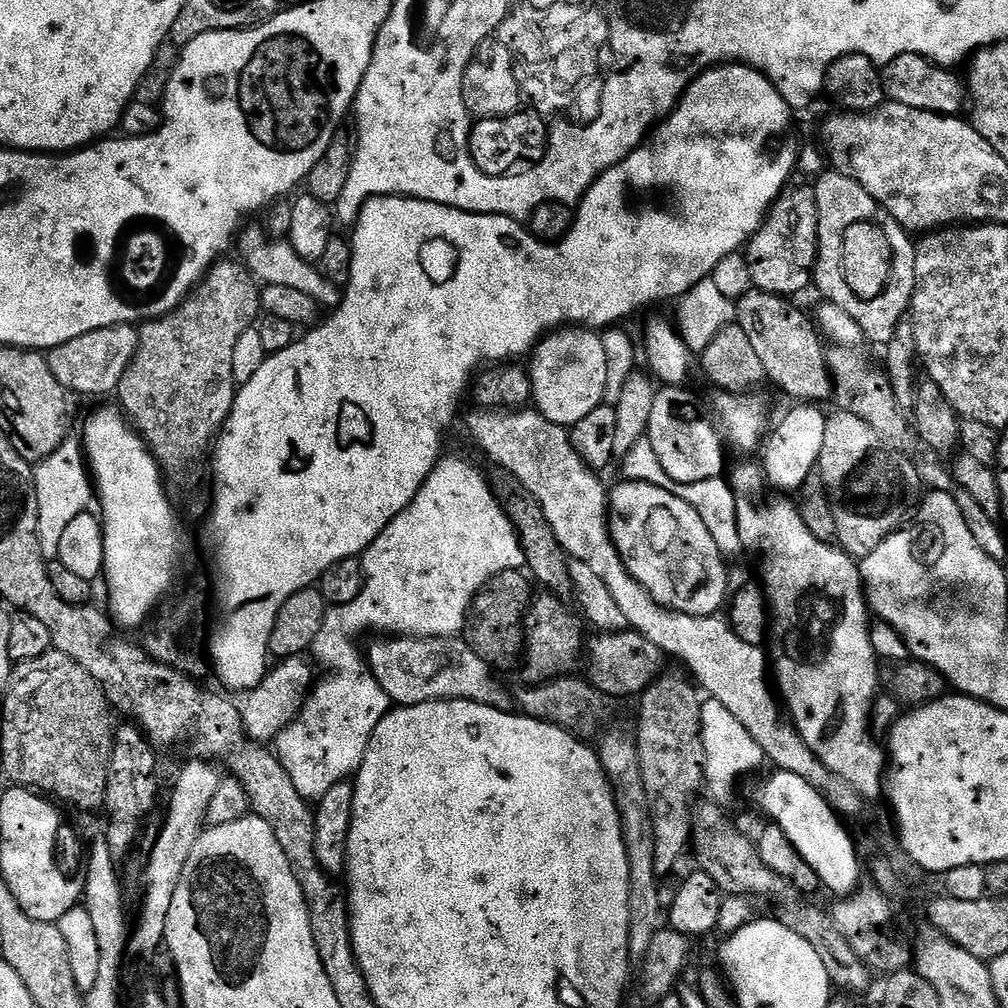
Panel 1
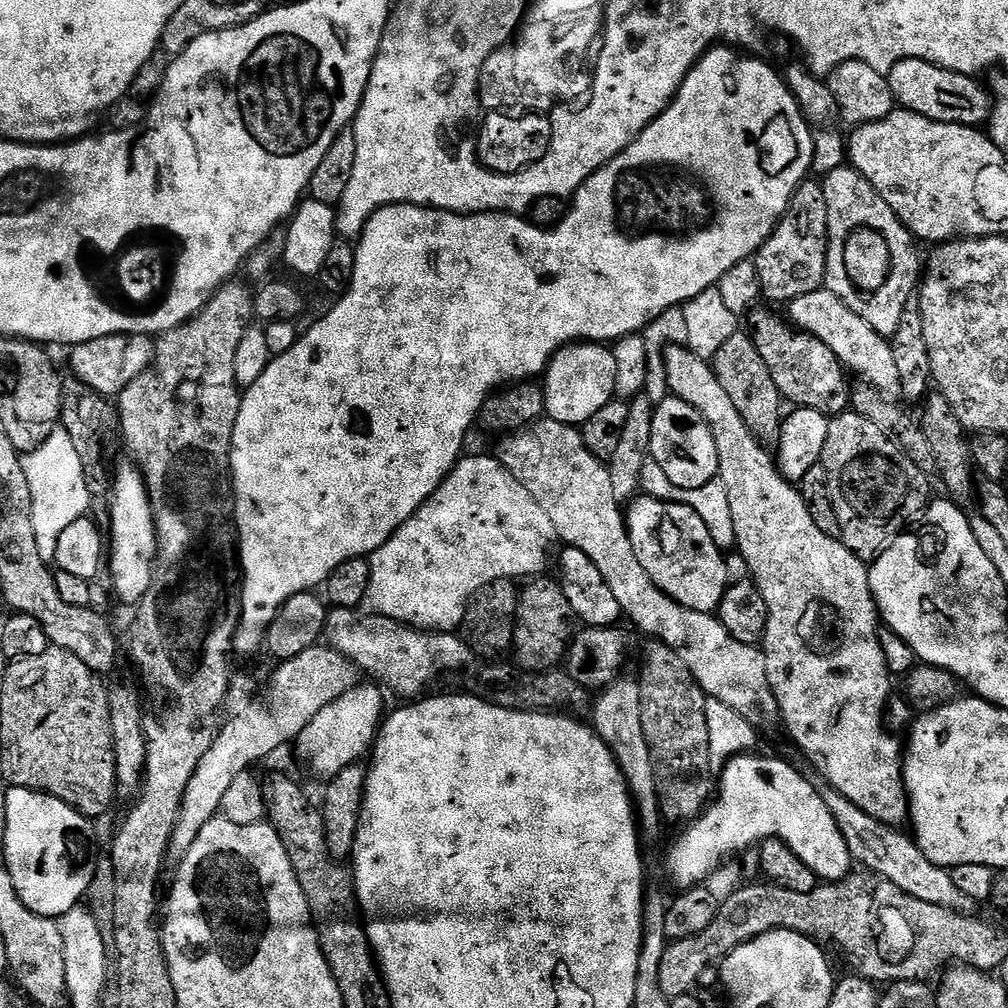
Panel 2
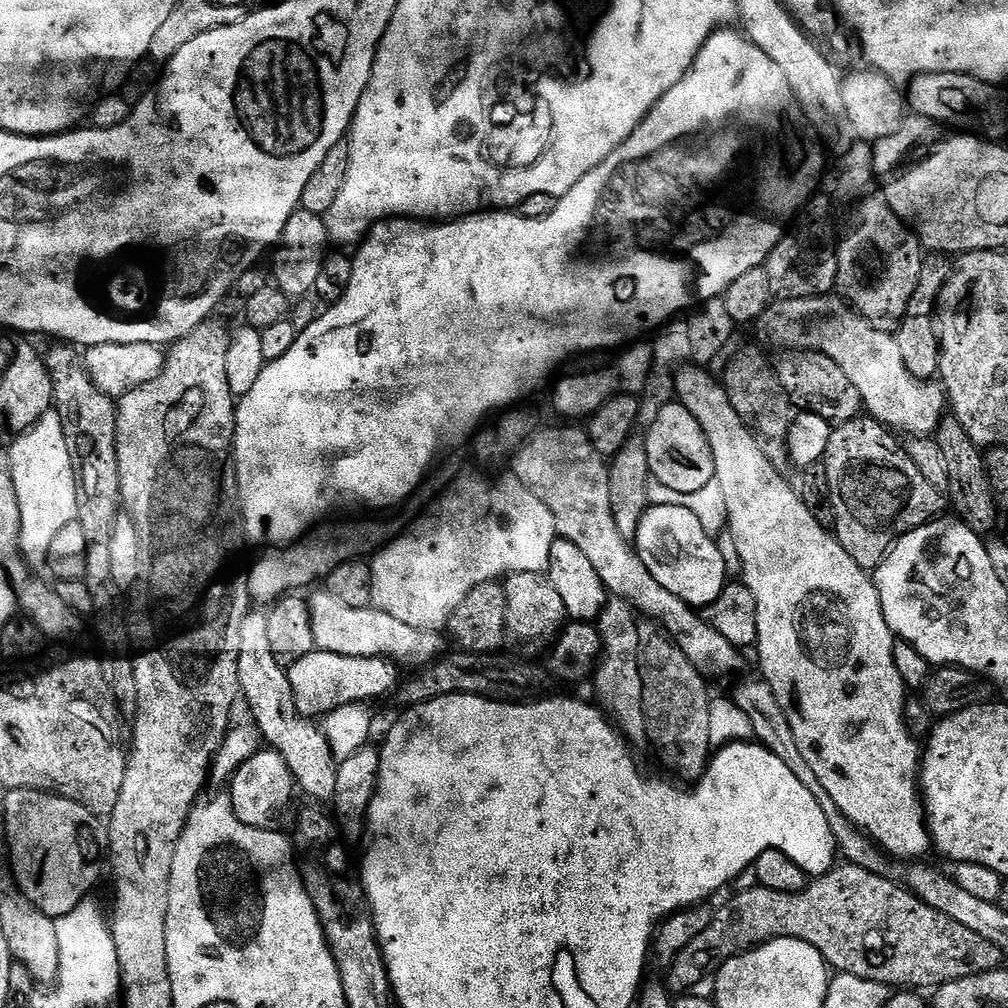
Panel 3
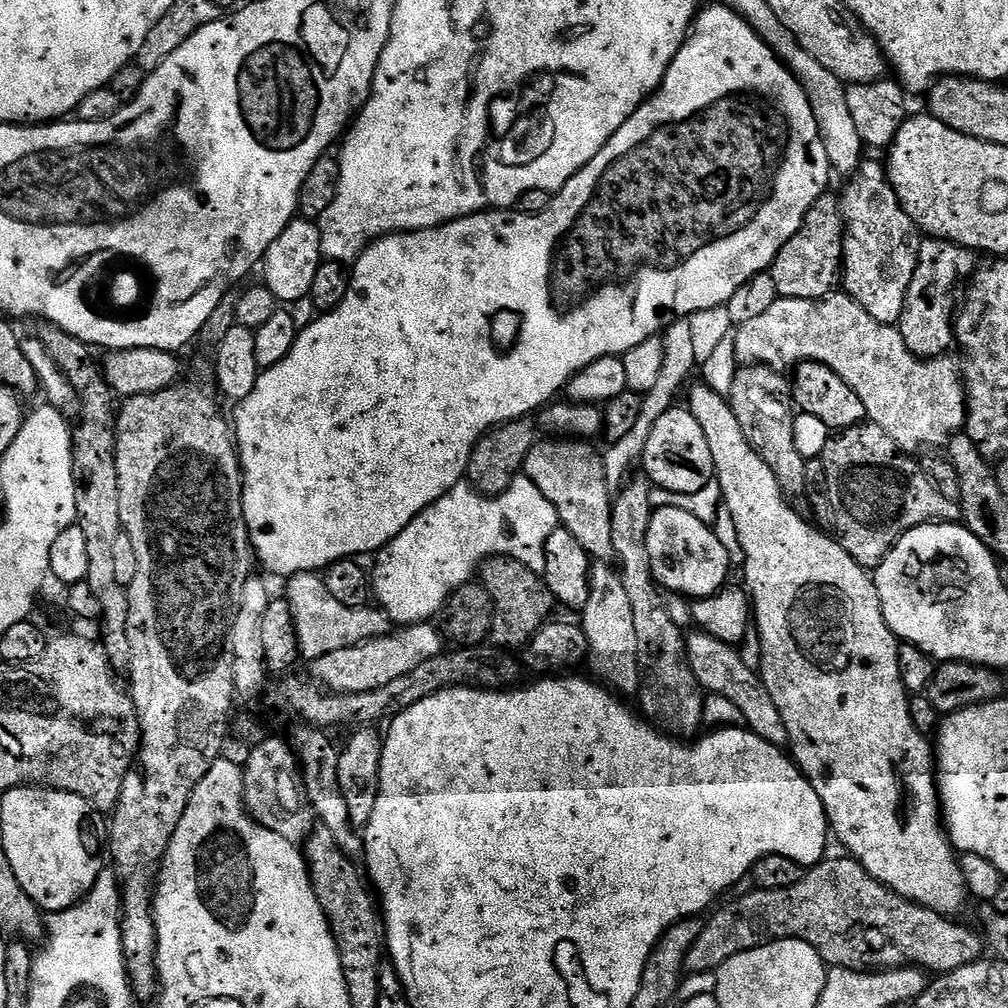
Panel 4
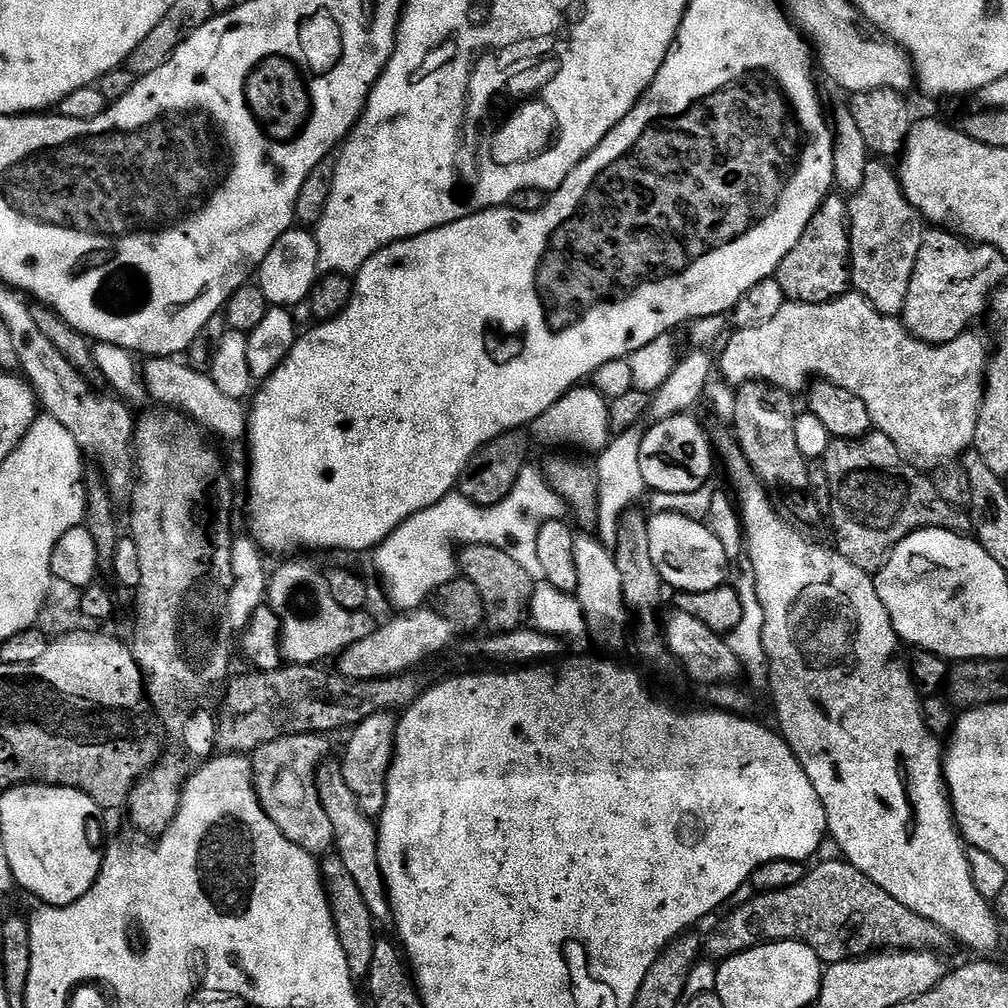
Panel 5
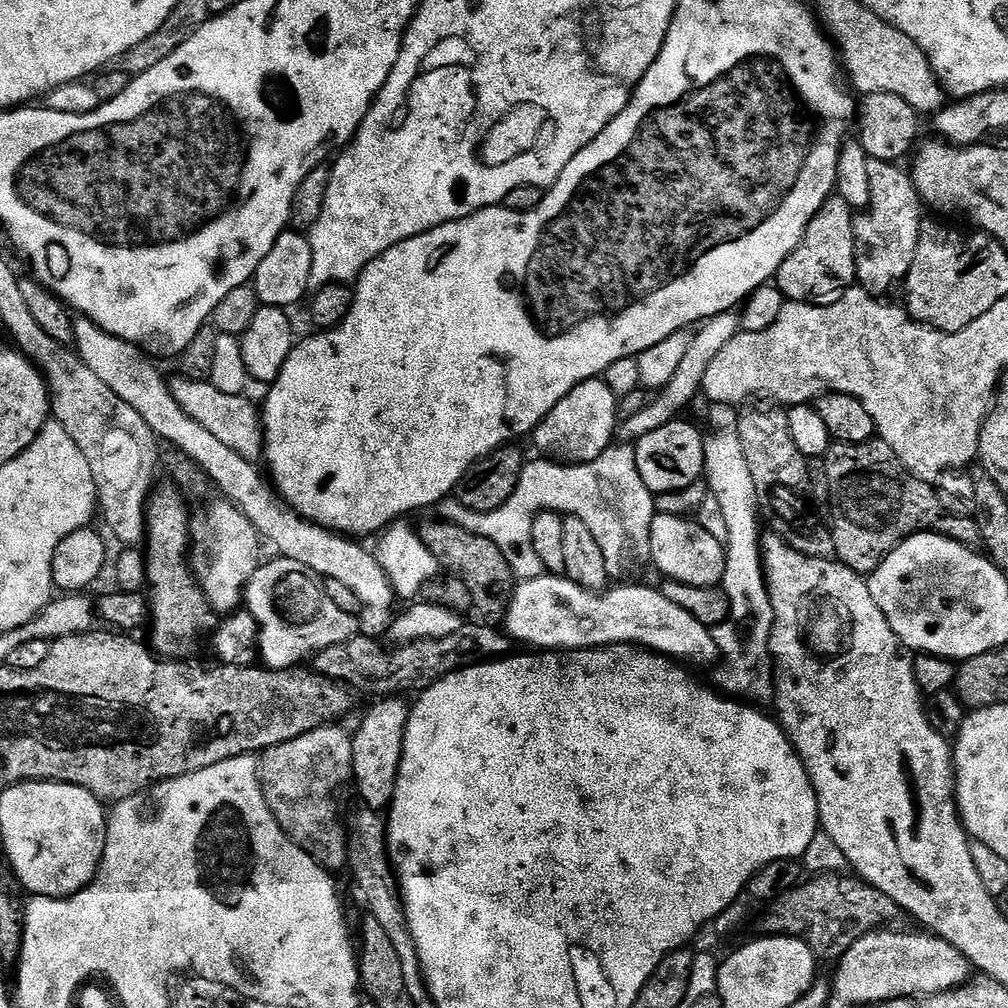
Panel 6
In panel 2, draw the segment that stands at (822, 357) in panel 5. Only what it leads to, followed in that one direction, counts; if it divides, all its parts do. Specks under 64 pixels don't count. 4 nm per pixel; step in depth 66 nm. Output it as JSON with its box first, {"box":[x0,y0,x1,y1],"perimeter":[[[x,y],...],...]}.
{"box":[786,290,900,398],"perimeter":[[[827,290],[802,294],[802,298],[787,305],[786,316],[799,331],[808,332],[814,338],[826,342],[826,346],[834,350],[834,354],[845,369],[852,374],[857,372],[863,383],[872,385],[889,398],[900,392],[898,370],[894,366],[891,343],[876,333],[867,322],[862,322],[862,318],[858,318],[858,314],[854,314],[854,310],[850,310],[850,306],[842,302],[842,298]]]}

